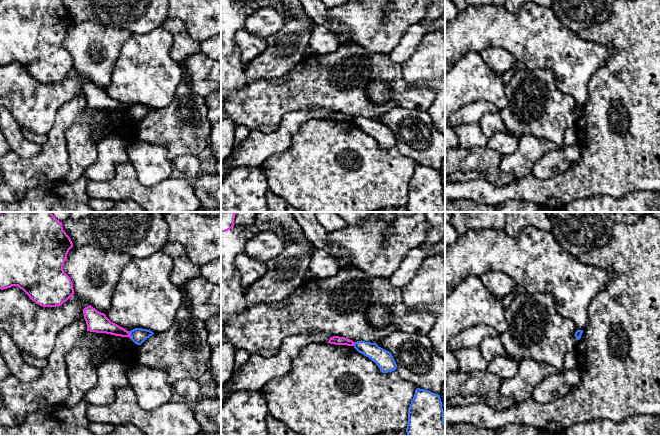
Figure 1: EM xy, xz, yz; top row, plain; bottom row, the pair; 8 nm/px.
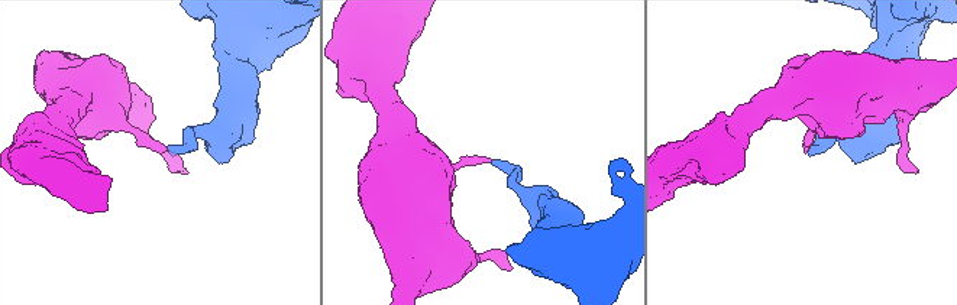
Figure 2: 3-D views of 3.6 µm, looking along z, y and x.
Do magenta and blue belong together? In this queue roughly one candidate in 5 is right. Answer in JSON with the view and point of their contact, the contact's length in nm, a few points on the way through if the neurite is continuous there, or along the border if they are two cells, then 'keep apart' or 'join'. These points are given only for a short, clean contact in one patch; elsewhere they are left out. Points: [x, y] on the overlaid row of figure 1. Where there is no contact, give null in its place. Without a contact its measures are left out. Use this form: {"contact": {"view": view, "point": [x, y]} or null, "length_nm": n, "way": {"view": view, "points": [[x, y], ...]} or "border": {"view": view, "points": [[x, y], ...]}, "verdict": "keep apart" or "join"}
{"contact": {"view": "xy", "point": [129, 334]}, "length_nm": 60, "border": {"view": "xy", "points": [[128, 331], [130, 337]]}, "verdict": "keep apart"}

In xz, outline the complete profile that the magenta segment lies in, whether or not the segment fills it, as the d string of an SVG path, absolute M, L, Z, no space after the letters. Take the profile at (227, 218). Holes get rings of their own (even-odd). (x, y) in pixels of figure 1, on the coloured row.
M221 212L221 232L226 232L234 226L236 212Z

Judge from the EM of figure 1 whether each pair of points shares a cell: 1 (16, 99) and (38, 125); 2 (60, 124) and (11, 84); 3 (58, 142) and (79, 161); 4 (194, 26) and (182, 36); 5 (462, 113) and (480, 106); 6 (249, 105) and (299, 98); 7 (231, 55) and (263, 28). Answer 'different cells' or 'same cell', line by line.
1: same cell
2: different cells
3: different cells
4: different cells
5: same cell
6: same cell
7: different cells

